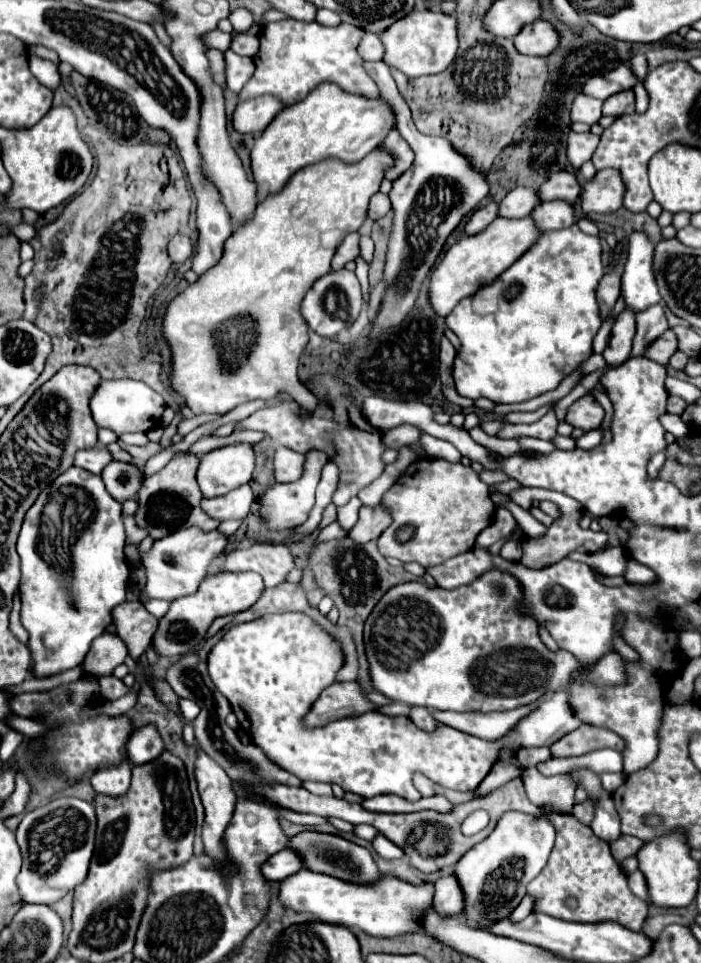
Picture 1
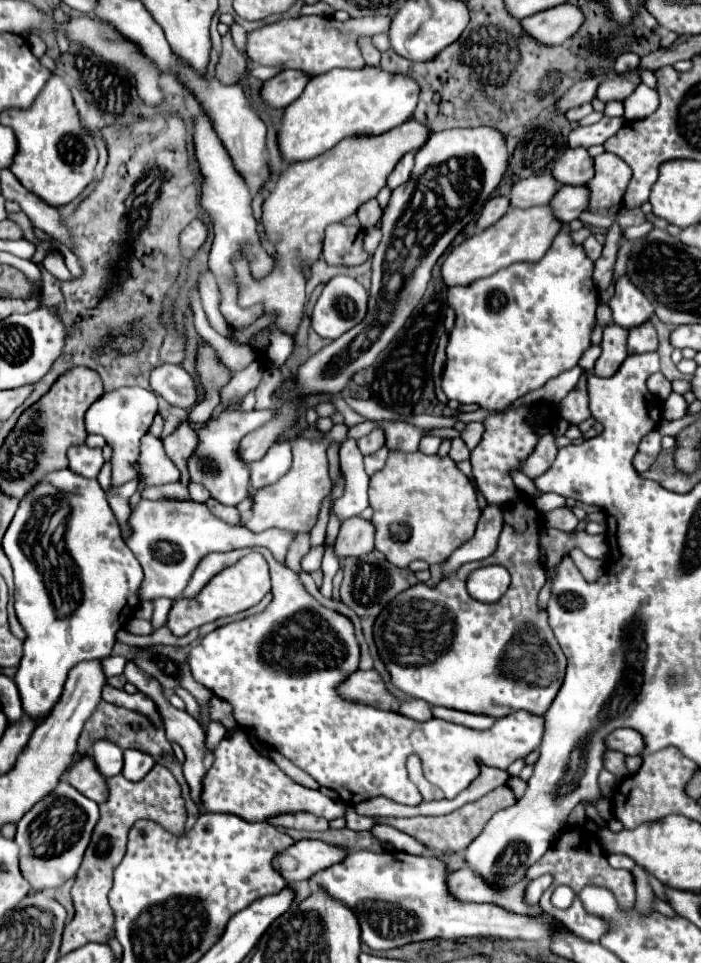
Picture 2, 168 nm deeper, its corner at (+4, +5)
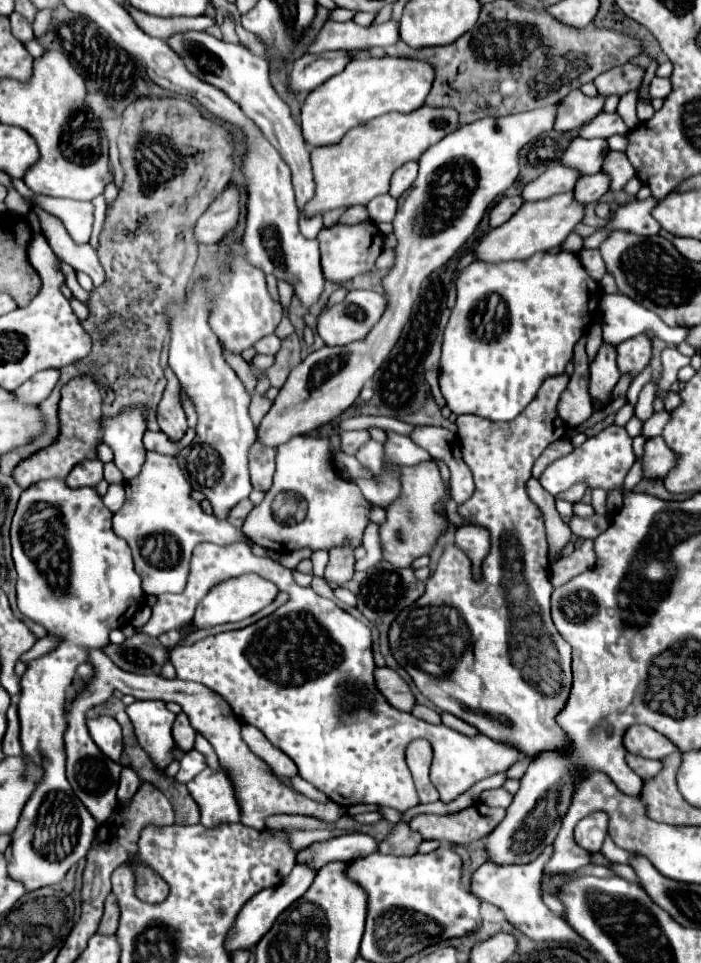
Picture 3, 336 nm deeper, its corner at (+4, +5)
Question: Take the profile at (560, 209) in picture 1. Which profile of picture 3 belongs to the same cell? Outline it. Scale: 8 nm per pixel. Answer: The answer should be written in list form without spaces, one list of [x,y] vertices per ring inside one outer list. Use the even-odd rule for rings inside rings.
[[[593,174],[593,176],[581,176],[577,180],[577,186],[573,190],[577,202],[583,202],[583,206],[597,202],[605,192],[609,190],[609,176],[607,174]]]

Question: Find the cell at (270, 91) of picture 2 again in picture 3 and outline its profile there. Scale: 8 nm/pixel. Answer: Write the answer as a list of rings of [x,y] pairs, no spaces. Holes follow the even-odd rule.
[[[333,50],[321,54],[307,54],[291,64],[291,72],[287,76],[291,94],[309,94],[317,86],[321,86],[329,76],[339,74],[349,62],[347,50]]]

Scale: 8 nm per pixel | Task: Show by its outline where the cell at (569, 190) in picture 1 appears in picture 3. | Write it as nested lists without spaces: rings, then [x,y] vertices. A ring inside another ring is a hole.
[[[575,138],[565,150],[561,164],[577,170],[581,176],[597,174],[601,170],[605,152],[607,152],[607,142],[601,138],[595,138],[595,140]]]

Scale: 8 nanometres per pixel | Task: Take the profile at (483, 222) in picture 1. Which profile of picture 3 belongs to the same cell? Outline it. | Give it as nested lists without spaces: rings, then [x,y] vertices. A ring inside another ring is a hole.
[[[511,196],[511,198],[501,198],[489,212],[489,226],[497,228],[503,222],[507,222],[519,208],[521,208],[523,200],[521,196]]]

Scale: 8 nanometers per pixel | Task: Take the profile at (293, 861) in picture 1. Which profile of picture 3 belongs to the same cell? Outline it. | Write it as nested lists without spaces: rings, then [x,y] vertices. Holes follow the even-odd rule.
[[[345,834],[315,842],[297,852],[297,864],[305,862],[311,870],[321,870],[329,862],[351,862],[377,852],[377,842],[367,834]]]

